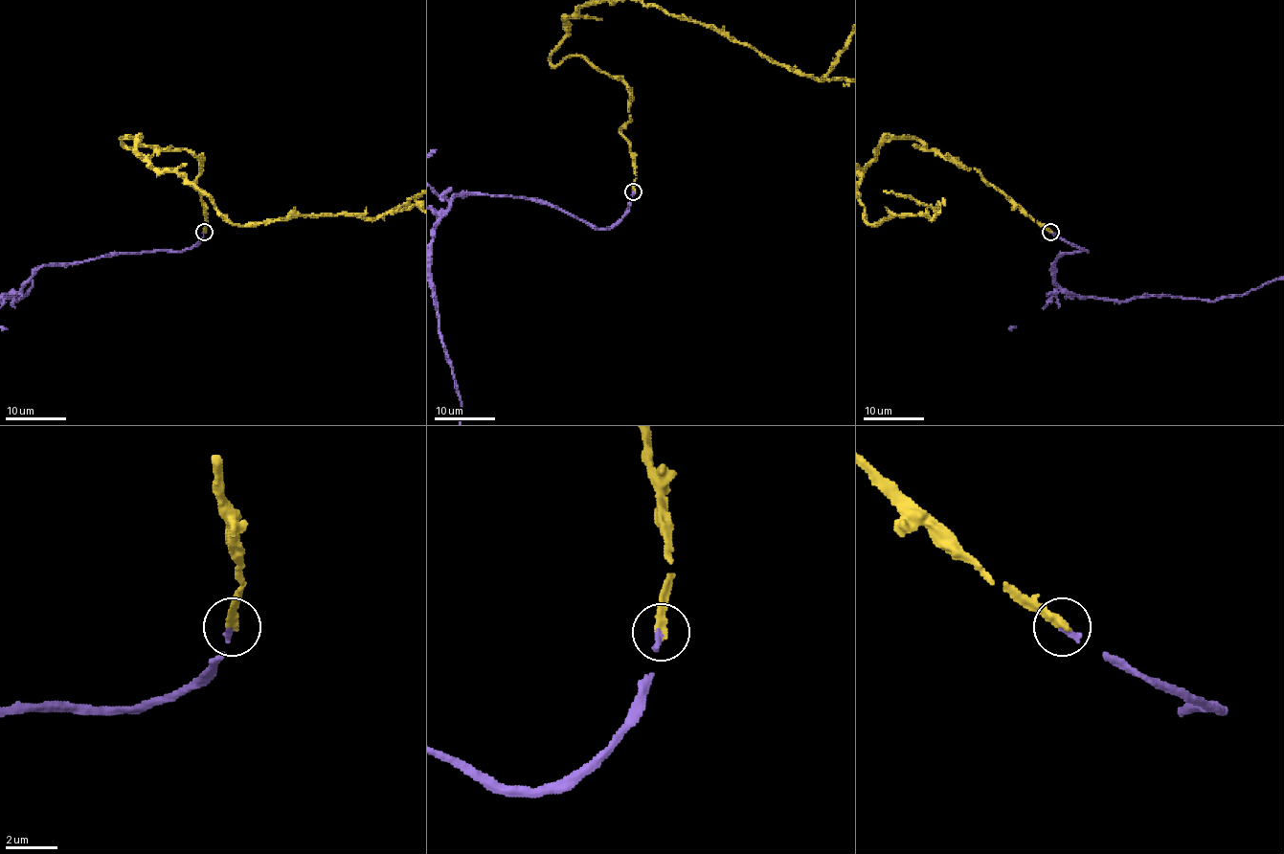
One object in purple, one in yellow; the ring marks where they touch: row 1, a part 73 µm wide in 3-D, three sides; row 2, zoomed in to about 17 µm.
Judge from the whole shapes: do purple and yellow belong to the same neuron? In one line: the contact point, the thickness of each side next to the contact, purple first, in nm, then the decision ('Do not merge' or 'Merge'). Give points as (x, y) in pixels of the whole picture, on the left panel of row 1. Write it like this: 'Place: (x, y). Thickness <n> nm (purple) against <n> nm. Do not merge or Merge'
Place: (204, 232). Thickness 190 nm (purple) against 360 nm. Merge

